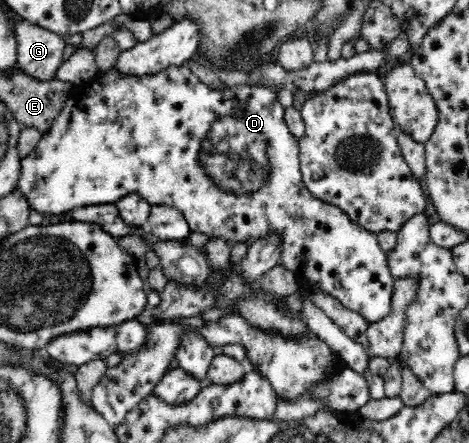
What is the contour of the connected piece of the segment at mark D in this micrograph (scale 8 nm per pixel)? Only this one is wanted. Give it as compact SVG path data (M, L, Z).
M187 65L167 66L154 74L145 75L123 74L115 68L111 68L100 76L93 74L89 79L72 86L69 99L65 101L63 109L53 119L51 129L39 140L36 149L20 161L18 187L29 201L32 210L39 211L44 215L49 213L64 214L77 207L115 204L119 199L134 193L151 206L168 206L181 211L185 220L188 221L191 233L204 233L209 240L222 239L231 248L239 245L239 243L251 246L255 241L265 239L267 235L268 237L276 237L279 248L278 265L285 267L286 271L297 277L305 295L313 293L313 289L317 287L316 291L330 295L345 309L361 314L368 322L383 319L389 313L390 297L393 283L395 283L395 280L391 278L389 267L387 267L385 251L379 245L375 233L363 229L358 223L351 220L345 212L335 206L325 204L325 202L315 198L312 193L309 193L301 176L298 138L293 135L287 122L285 122L285 108L278 100L278 94L263 86L222 84L219 88L213 88L199 80L199 77L194 75L187 68Z

